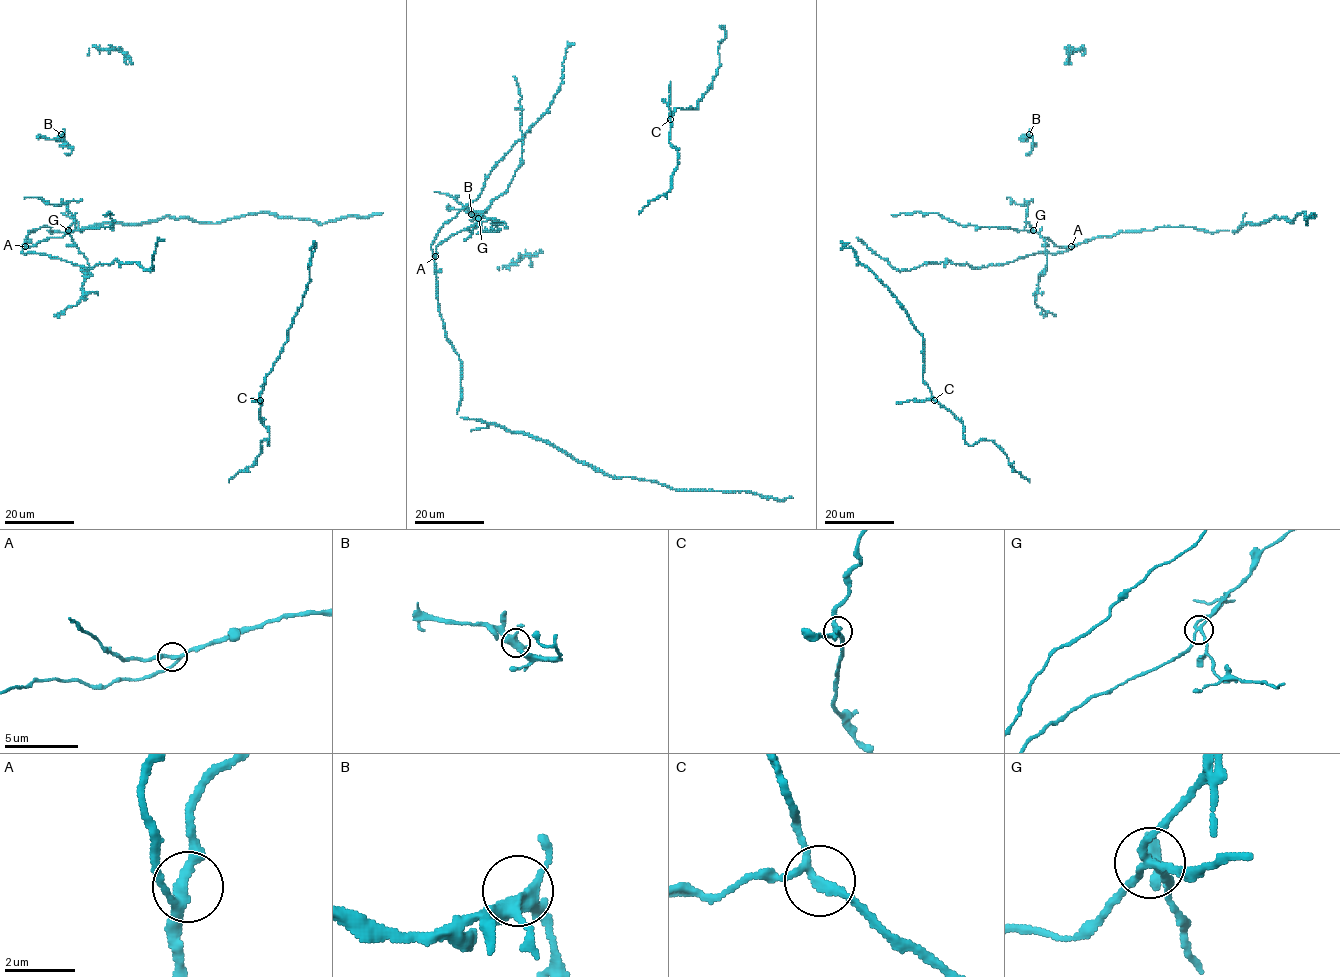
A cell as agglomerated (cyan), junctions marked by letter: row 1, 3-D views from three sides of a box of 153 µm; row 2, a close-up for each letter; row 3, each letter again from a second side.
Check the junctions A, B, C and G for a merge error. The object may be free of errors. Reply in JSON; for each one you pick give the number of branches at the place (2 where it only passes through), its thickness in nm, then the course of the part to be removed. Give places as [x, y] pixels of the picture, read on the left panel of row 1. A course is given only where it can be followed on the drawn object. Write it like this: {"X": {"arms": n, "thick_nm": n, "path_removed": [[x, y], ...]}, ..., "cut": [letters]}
{"G": {"arms": 4, "thick_nm": 200, "path_removed": [[68, 231], [78, 251], [87, 260], [88, 273], [81, 300], [53, 316]]}, "cut": ["G"]}

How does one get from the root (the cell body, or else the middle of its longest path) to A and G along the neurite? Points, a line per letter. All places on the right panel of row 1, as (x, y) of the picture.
A: (986, 267), (1003, 265), (1042, 252), (1065, 252), (1071, 246)
G: (986, 267), (1003, 265), (1038, 253), (1055, 253), (1071, 248), (1059, 247), (1033, 231)

